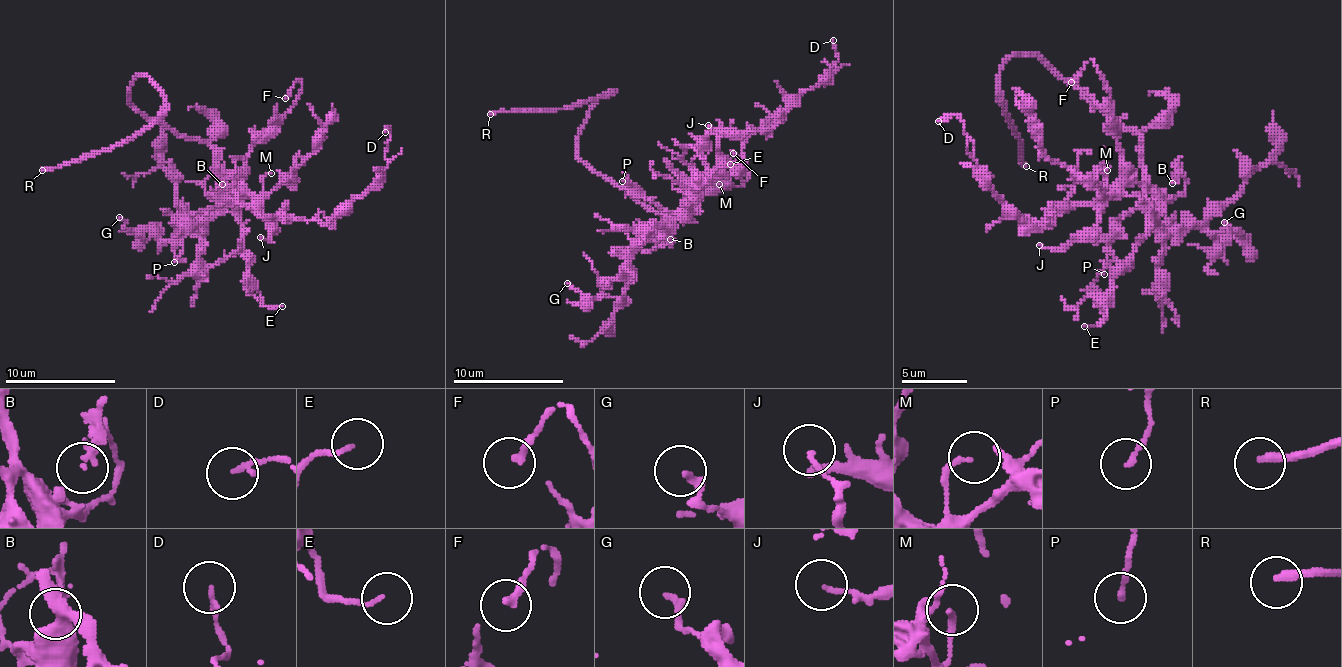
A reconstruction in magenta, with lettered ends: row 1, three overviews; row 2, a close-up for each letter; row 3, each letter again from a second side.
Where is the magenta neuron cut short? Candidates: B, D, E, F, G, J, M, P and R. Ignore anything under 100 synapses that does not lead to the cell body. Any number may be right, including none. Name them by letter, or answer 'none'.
R

